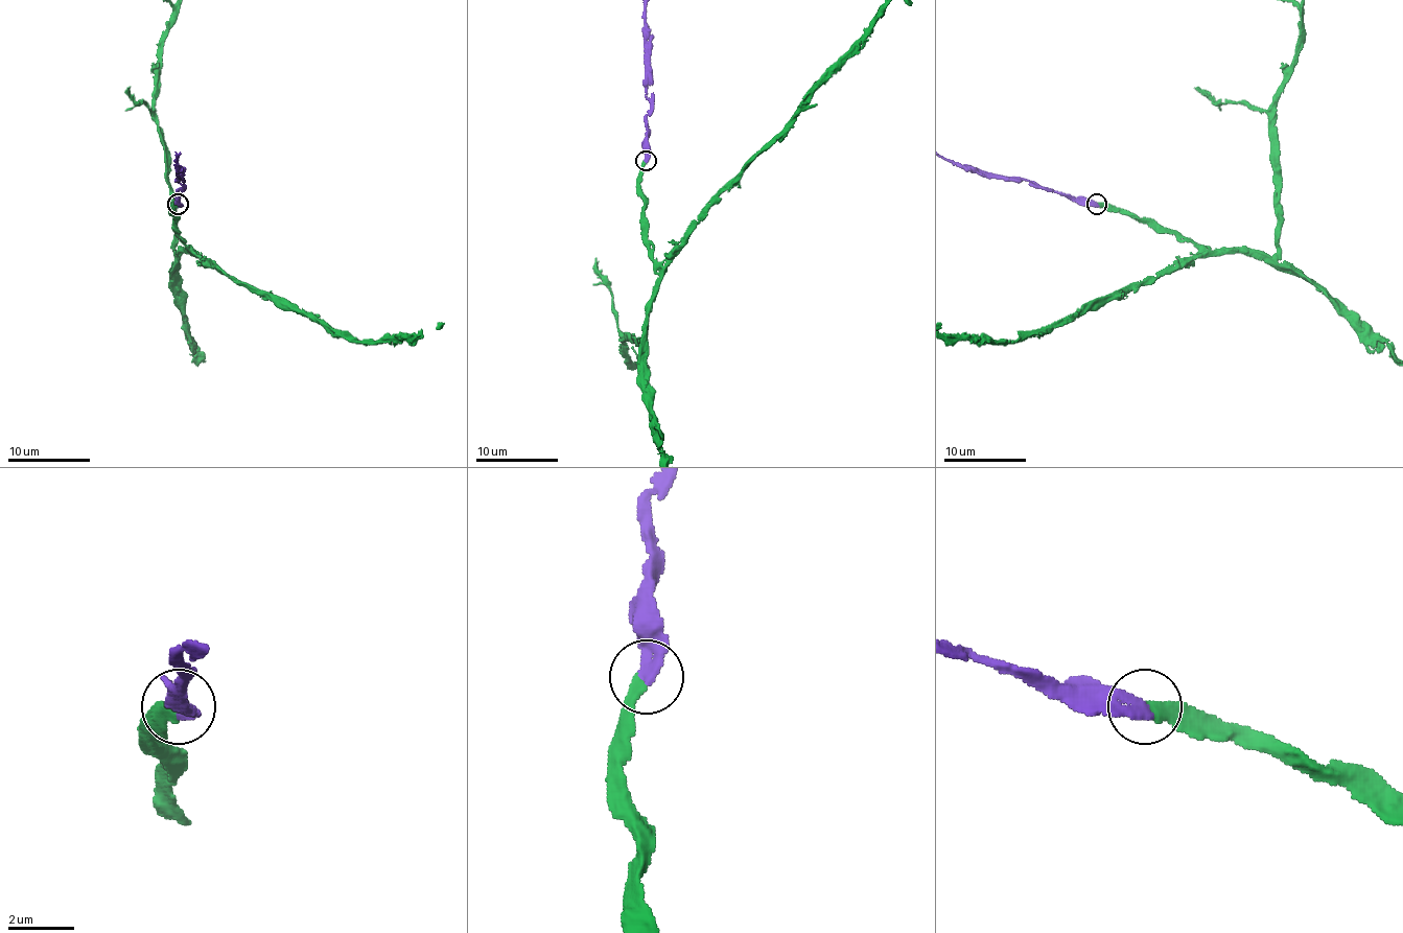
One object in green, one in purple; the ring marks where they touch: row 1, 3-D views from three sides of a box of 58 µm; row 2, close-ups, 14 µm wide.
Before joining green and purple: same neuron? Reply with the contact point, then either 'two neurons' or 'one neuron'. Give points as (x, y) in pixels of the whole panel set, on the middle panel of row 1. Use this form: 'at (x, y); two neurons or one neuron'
at (646, 161); one neuron

